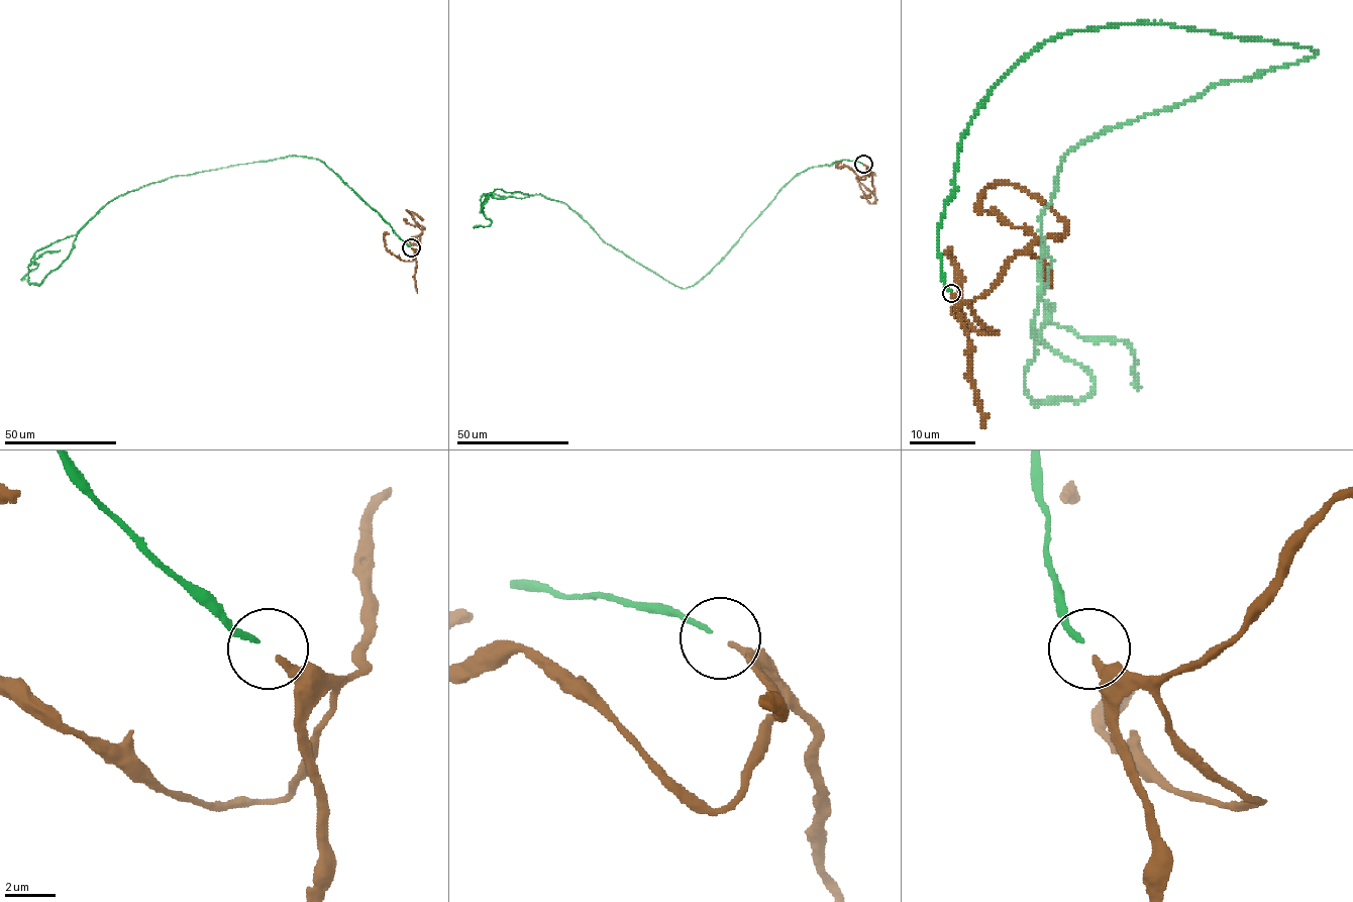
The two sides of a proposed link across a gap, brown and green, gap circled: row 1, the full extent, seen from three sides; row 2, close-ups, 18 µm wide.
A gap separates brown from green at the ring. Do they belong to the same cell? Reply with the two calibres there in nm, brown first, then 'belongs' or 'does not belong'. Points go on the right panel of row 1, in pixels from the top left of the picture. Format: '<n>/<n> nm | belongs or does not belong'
240/200 nm | belongs

